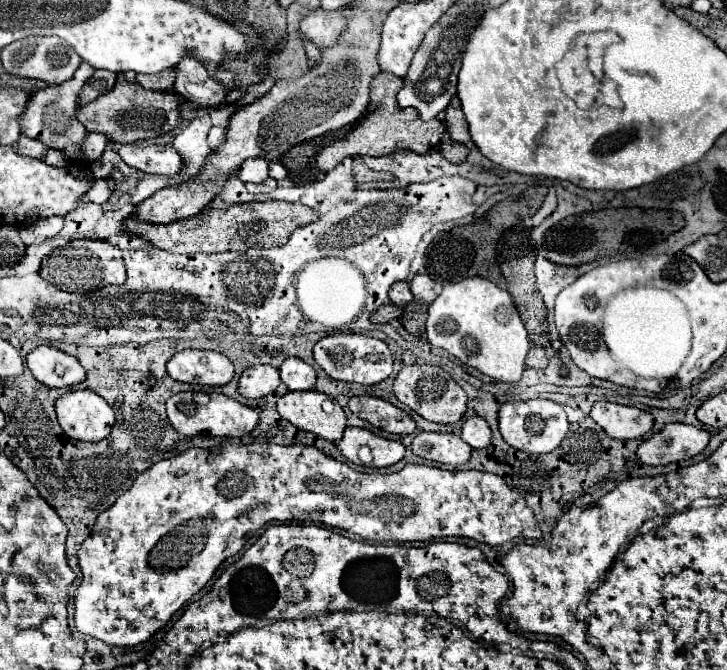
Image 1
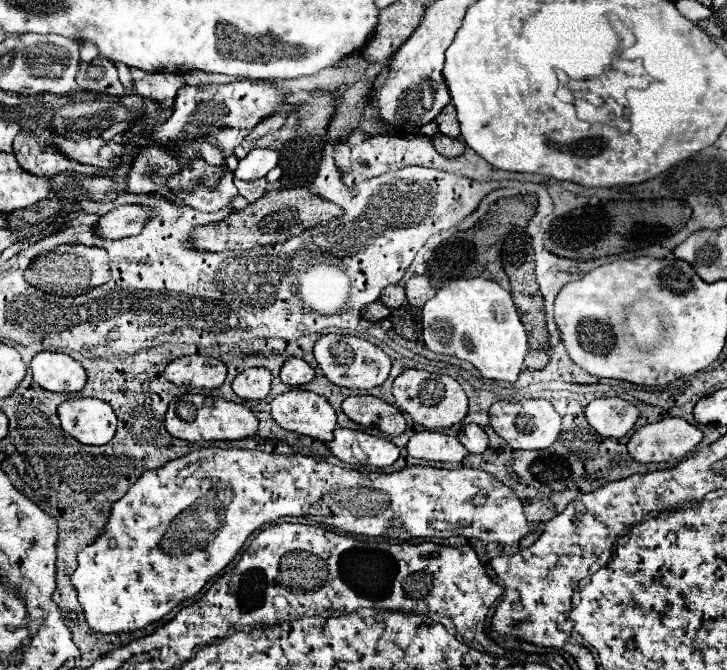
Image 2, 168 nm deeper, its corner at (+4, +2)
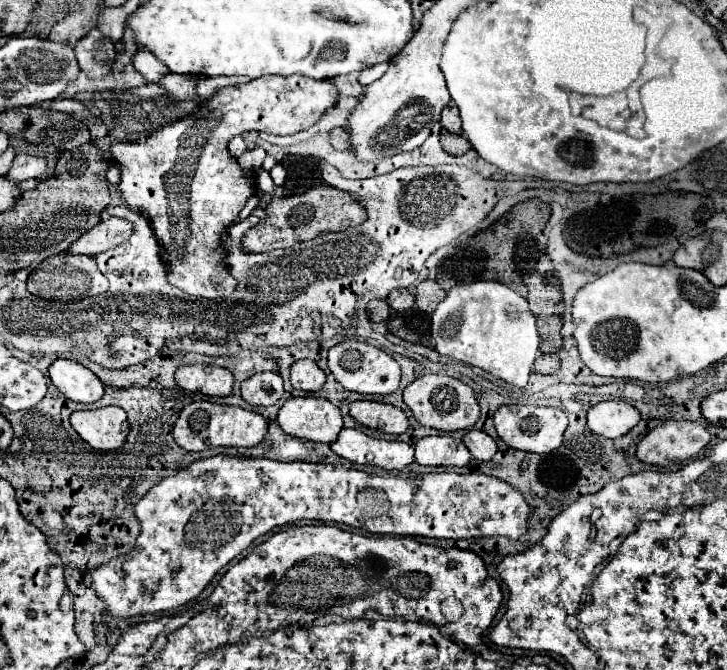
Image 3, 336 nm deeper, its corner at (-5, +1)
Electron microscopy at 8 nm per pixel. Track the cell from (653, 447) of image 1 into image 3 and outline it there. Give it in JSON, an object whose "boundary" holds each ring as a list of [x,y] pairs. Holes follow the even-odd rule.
{"boundary":[[[665,421],[637,445],[637,457],[649,465],[681,463],[695,457],[707,443],[709,431],[695,421]]]}

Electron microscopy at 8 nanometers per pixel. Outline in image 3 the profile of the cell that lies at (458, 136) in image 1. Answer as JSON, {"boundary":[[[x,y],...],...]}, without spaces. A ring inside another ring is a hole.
{"boundary":[[[453,101],[443,109],[443,113],[441,113],[441,125],[443,125],[449,133],[457,133],[457,135],[463,133],[459,109],[457,109],[457,105],[455,105]]]}

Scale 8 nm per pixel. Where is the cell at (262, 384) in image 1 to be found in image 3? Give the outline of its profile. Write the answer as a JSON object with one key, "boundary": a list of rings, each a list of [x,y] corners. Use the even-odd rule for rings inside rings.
{"boundary":[[[255,373],[241,383],[241,397],[251,405],[273,405],[283,395],[283,379],[277,373]]]}

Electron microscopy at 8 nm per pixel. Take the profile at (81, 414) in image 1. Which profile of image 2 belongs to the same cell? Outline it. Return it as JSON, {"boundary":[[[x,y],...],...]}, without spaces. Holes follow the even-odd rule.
{"boundary":[[[96,398],[66,400],[58,408],[62,428],[82,444],[108,444],[116,434],[116,414]]]}

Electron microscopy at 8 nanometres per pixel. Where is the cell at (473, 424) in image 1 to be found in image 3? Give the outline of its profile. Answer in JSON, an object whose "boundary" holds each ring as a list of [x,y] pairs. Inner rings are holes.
{"boundary":[[[479,429],[467,431],[463,437],[463,443],[471,451],[473,459],[477,461],[489,461],[497,453],[495,441],[485,431],[479,431]]]}

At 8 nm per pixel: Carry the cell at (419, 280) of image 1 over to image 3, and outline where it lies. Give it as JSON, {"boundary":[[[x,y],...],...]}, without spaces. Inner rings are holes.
{"boundary":[[[425,279],[417,285],[417,293],[415,293],[415,305],[417,309],[425,311],[425,313],[431,313],[437,303],[445,297],[445,291],[437,285],[437,281],[431,281],[431,279]]]}

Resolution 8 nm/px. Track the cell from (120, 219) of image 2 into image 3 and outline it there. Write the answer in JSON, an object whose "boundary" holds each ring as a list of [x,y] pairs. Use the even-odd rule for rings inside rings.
{"boundary":[[[109,217],[107,221],[97,223],[91,231],[87,231],[77,243],[69,247],[69,253],[83,255],[99,255],[111,247],[121,245],[133,233],[133,223],[121,217]]]}

